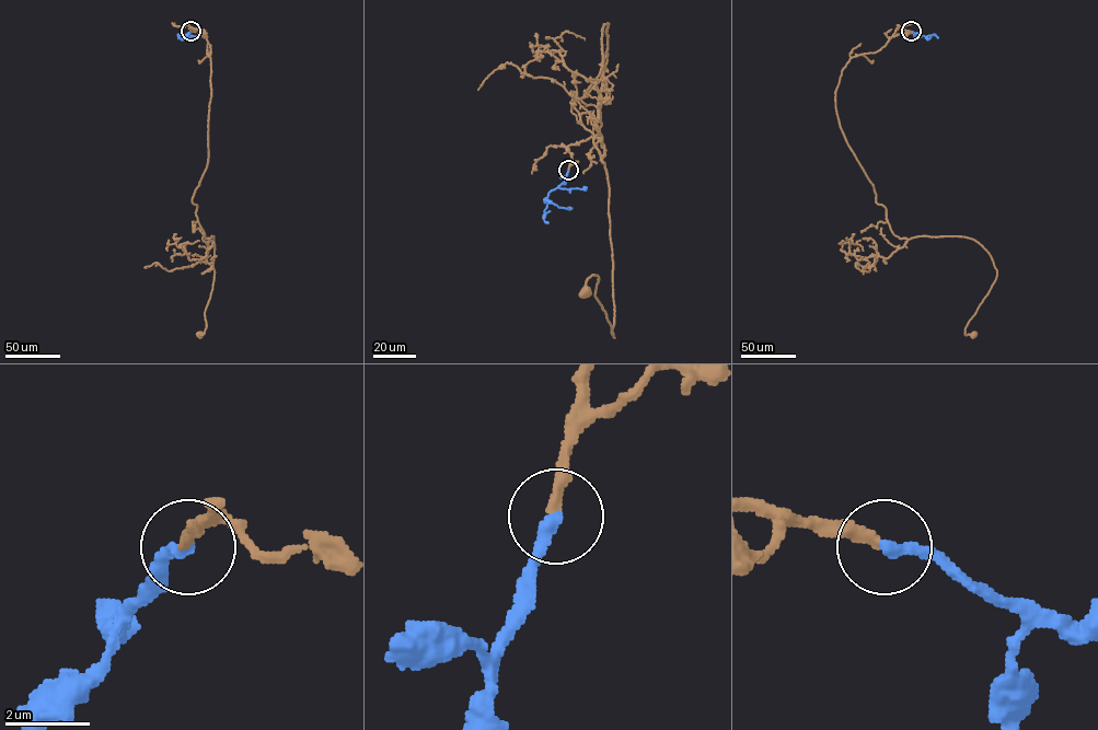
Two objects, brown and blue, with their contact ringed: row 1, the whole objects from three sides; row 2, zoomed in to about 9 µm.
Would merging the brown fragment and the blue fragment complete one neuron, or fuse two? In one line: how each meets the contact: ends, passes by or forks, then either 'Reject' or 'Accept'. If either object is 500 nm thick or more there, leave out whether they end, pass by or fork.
At the ring brown ends. At the ring blue ends. Accept

